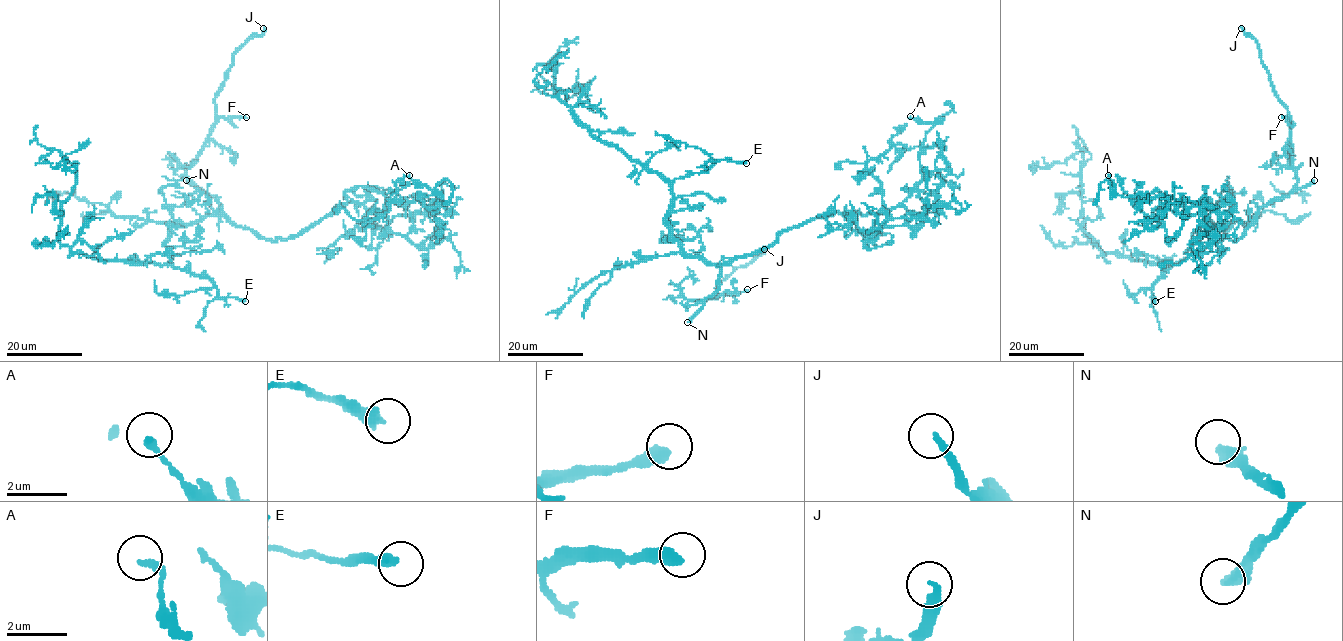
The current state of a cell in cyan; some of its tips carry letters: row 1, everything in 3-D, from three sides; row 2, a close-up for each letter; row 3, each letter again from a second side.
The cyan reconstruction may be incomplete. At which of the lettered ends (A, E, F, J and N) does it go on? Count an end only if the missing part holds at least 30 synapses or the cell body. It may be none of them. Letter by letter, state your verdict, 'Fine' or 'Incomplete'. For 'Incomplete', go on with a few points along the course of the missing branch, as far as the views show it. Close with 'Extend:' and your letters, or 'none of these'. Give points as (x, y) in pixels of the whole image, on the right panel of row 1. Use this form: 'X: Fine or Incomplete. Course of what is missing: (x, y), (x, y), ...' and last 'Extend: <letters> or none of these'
A: Fine
E: Fine
F: Fine
J: Incomplete. Course of what is missing: (1241, 28), (1238, 23), (1229, 21)
N: Incomplete. Course of what is missing: (1314, 180), (1340, 195), (1317, 238), (1281, 257), (1281, 290), (1245, 315), (1234, 343), (1210, 347), (1204, 325)
Extend: J, N

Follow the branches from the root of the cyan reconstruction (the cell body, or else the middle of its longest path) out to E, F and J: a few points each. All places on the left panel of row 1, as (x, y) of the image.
E: (183, 224), (176, 223), (165, 242), (172, 254), (171, 264), (205, 275), (220, 297), (245, 301)
F: (183, 224), (197, 223), (218, 208), (214, 197), (203, 193), (189, 179), (186, 168), (220, 117), (246, 117)
J: (183, 224), (218, 208), (186, 168), (214, 122), (215, 95), (233, 55), (263, 28)

